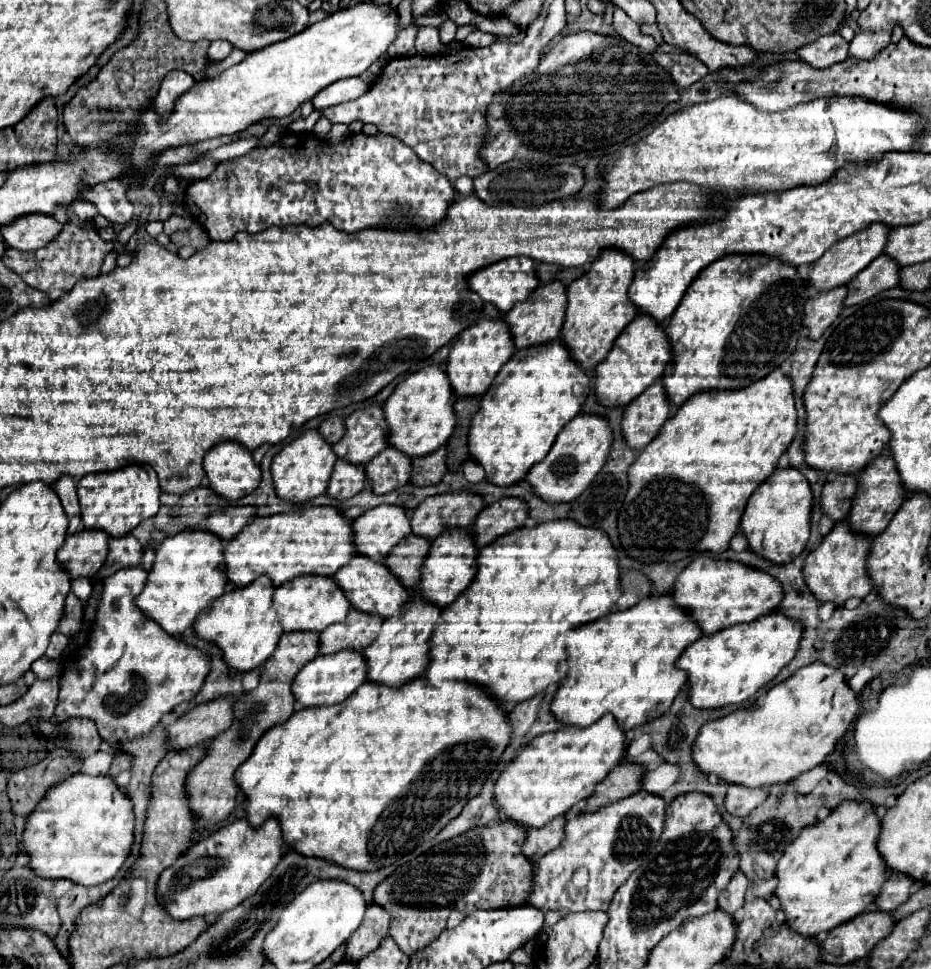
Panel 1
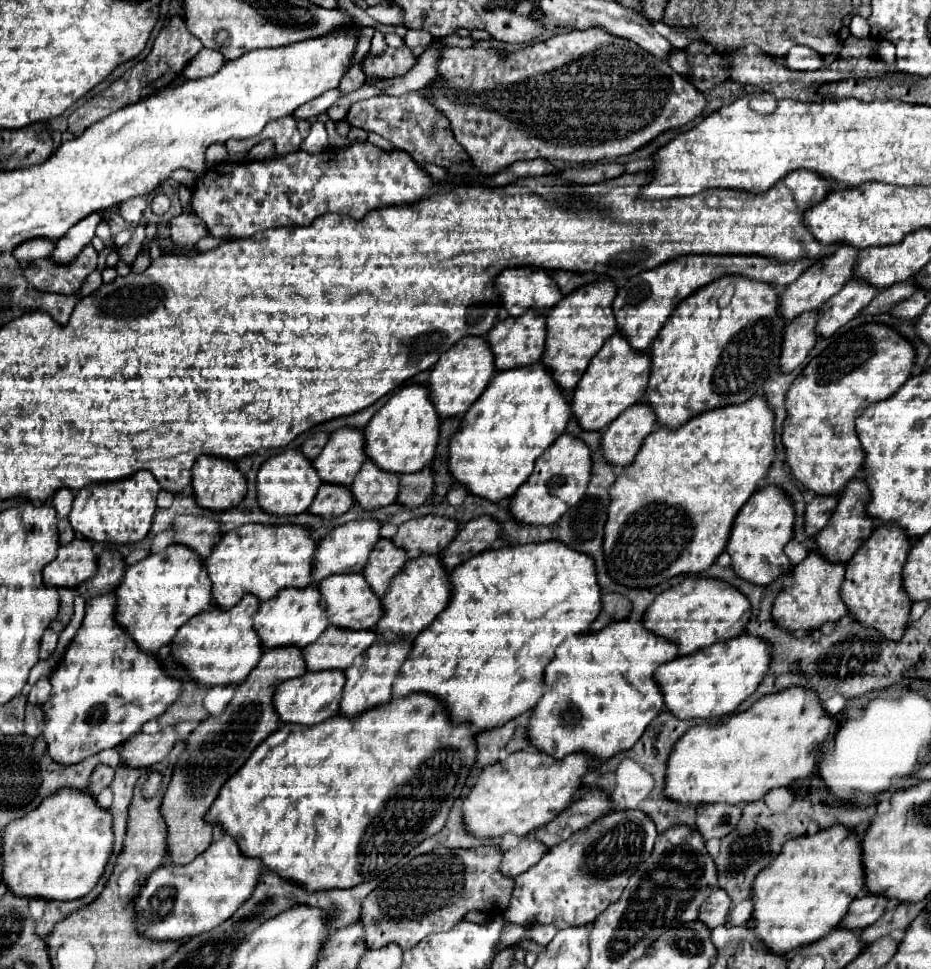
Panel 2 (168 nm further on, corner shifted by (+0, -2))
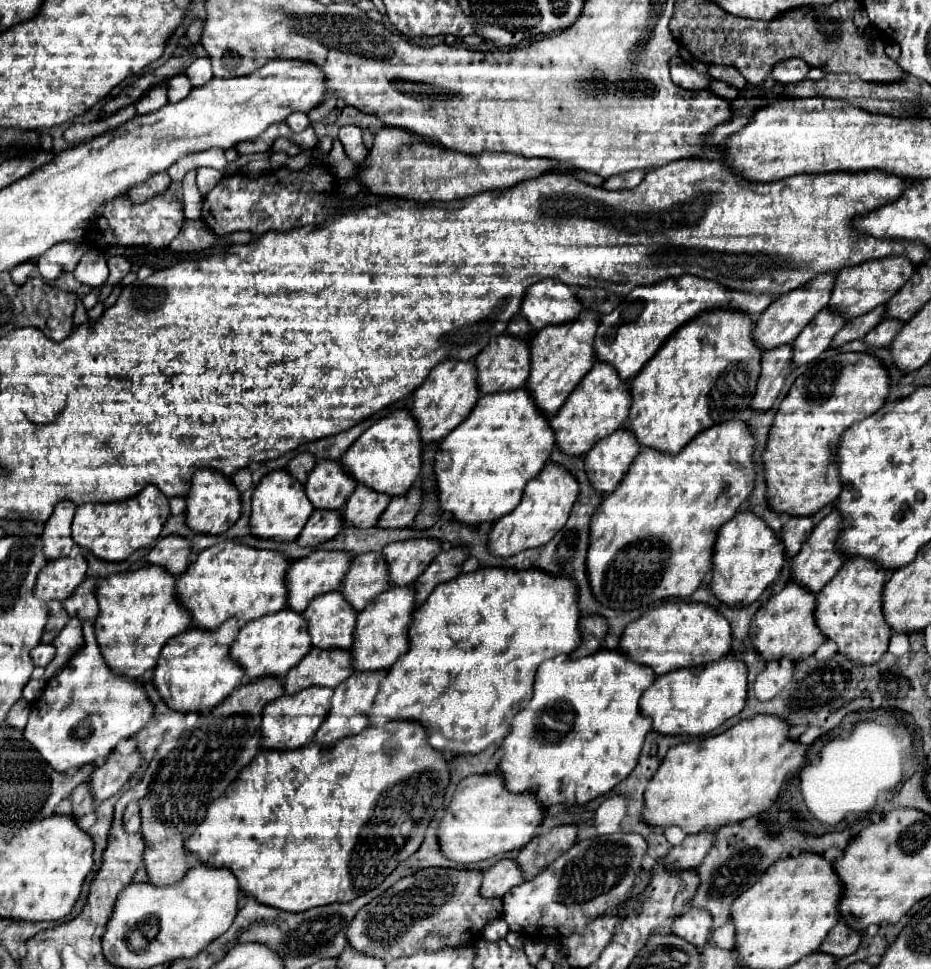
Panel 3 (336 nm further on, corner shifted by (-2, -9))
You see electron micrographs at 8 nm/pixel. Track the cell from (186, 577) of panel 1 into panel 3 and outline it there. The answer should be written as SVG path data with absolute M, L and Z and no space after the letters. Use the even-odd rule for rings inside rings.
M149 567L111 575L97 583L95 597L99 603L99 615L93 621L95 639L107 667L113 673L139 679L147 669L153 669L163 645L177 633L189 629L189 613L177 605L173 585L175 577Z

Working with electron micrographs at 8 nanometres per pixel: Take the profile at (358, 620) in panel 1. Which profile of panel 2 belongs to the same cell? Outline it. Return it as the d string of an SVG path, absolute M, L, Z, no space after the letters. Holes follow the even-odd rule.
M329 626L319 640L307 648L305 662L309 670L331 670L331 668L347 668L353 660L363 654L373 642L377 634L375 630L347 630Z

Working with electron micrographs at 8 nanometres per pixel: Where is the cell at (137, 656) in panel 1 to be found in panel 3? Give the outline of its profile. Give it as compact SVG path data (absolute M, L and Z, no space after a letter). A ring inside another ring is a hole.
M83 623L83 635L85 645L81 647L81 653L69 661L69 665L53 677L53 681L47 681L47 687L43 695L31 703L29 723L23 731L23 737L41 753L41 757L55 769L55 771L67 771L67 769L79 769L87 763L95 763L95 759L107 757L113 747L121 739L133 737L153 715L153 705L149 705L143 687L137 681L129 681L127 677L117 677L115 673L109 673L105 661L101 661L101 651L97 651L97 641L93 639L93 623Z

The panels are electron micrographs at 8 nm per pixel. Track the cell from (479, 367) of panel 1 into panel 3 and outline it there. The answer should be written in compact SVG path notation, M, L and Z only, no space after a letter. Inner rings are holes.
M443 361L441 365L435 365L433 373L429 373L423 385L413 393L411 415L419 427L421 441L441 441L471 413L477 399L479 393L477 389L473 389L473 361Z

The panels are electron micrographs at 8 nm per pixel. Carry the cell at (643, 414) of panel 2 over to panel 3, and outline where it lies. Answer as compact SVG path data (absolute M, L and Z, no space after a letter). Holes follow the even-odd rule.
M625 429L611 433L607 441L599 441L585 455L585 473L591 487L601 495L611 493L627 473L639 449L637 439Z

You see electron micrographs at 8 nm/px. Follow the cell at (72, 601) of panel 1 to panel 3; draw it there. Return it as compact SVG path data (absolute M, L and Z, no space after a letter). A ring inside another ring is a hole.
M49 601L47 603L47 611L49 611L49 619L45 625L45 633L41 637L43 643L51 643L55 639L55 635L65 627L65 623L69 621L69 615L61 609L59 601Z

